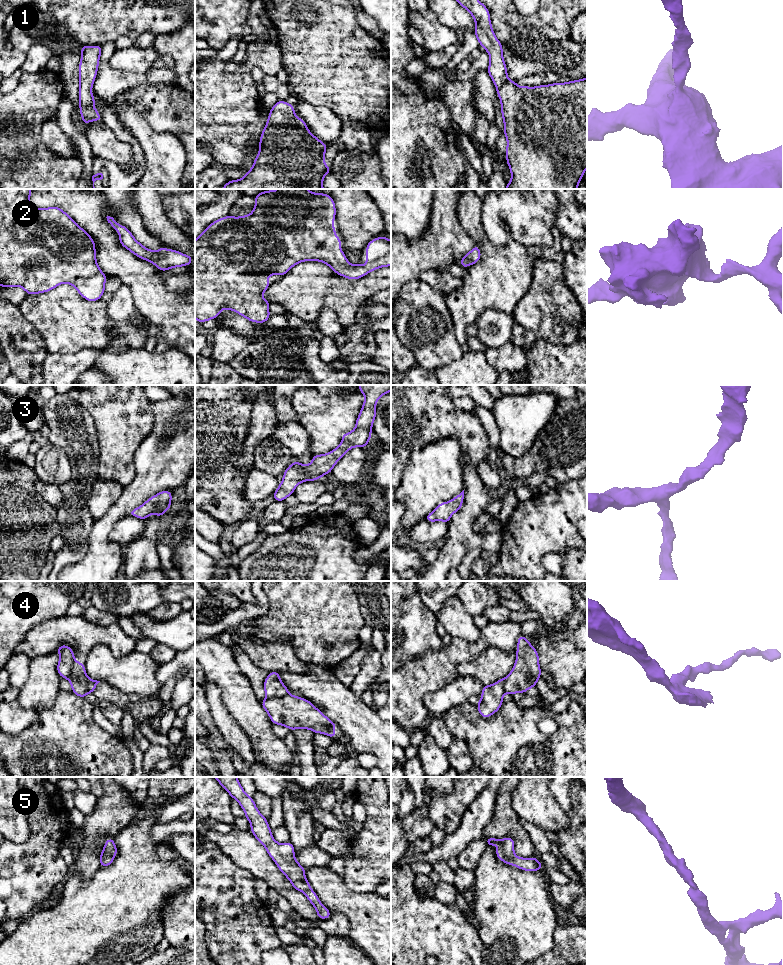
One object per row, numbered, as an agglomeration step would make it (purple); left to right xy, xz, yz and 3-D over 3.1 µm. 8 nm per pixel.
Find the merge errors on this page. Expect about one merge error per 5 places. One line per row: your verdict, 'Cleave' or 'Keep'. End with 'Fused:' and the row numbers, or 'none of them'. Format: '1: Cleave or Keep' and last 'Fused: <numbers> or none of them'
1: Keep
2: Keep
3: Keep
4: Cleave
5: Keep
Fused: 4

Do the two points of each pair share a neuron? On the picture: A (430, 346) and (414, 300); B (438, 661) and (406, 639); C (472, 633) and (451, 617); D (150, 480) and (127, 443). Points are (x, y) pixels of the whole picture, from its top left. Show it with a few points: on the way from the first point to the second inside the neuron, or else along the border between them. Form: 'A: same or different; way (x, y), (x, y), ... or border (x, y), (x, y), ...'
A: same; way (430, 335), (422, 322), (419, 311)
B: different; border (442, 645), (438, 649), (419, 654), (404, 663)
C: same; way (467, 630), (456, 620)
D: different; border (148, 434), (135, 452), (133, 477)

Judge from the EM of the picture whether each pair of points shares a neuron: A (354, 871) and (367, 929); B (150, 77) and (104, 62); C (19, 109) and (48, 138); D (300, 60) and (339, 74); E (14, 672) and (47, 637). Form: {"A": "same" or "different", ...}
{"A": "different", "B": "same", "C": "different", "D": "same", "E": "different"}

